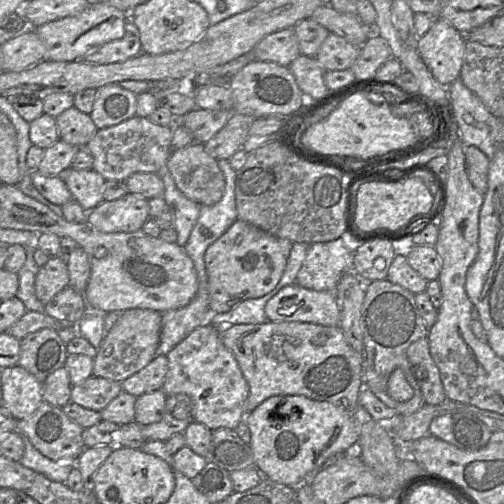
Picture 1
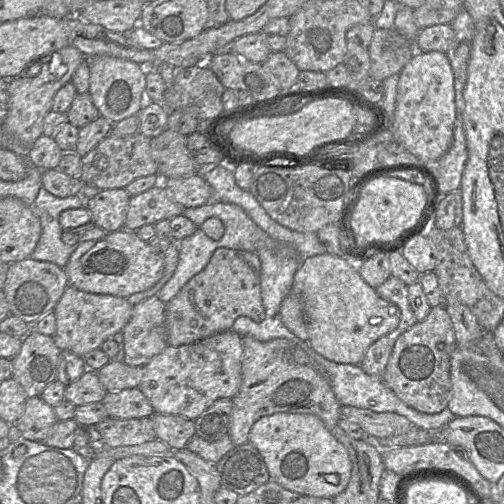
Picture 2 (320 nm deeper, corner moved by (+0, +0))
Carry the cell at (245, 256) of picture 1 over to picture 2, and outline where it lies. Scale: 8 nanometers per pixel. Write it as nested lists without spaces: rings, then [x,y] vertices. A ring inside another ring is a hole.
[[[217,248],[213,253],[207,266],[198,274],[193,276],[180,291],[169,301],[165,306],[165,327],[166,327],[166,339],[168,346],[181,346],[185,344],[191,344],[201,339],[209,337],[219,332],[226,330],[232,330],[233,323],[240,316],[246,316],[255,322],[261,322],[265,318],[265,310],[261,299],[261,263],[258,255],[255,252],[246,250],[236,250],[230,248]]]

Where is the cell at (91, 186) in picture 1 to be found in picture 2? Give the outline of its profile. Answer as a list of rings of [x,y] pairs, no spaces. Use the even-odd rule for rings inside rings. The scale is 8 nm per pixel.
[[[125,188],[99,191],[94,197],[85,199],[85,207],[93,216],[94,224],[105,232],[116,232],[124,228],[131,195]]]

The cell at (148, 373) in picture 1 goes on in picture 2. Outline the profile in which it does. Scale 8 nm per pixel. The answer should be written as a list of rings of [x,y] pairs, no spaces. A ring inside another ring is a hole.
[[[111,360],[97,371],[97,375],[108,392],[138,388],[144,375],[144,367],[130,366],[124,361]]]

